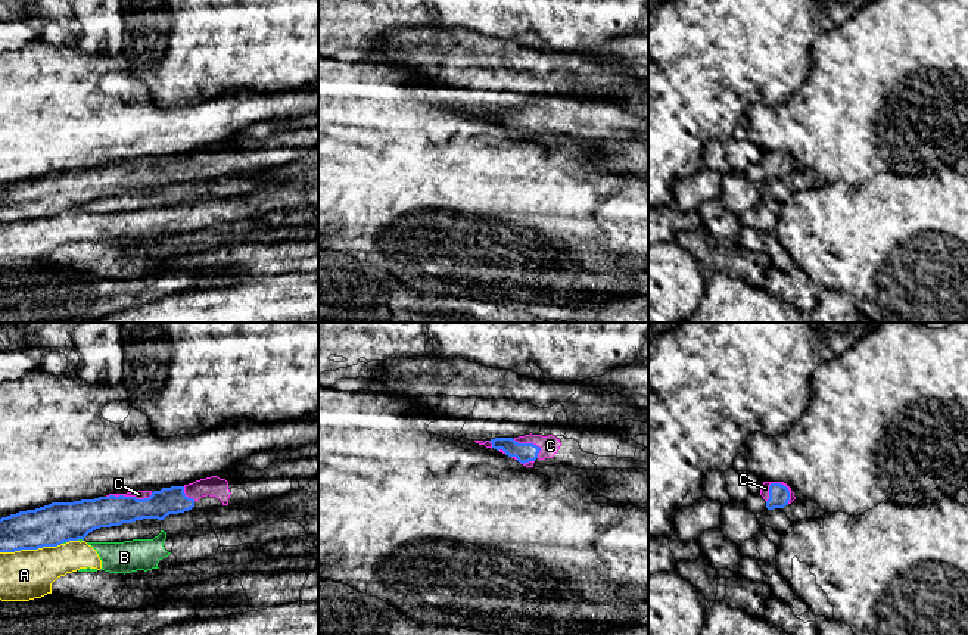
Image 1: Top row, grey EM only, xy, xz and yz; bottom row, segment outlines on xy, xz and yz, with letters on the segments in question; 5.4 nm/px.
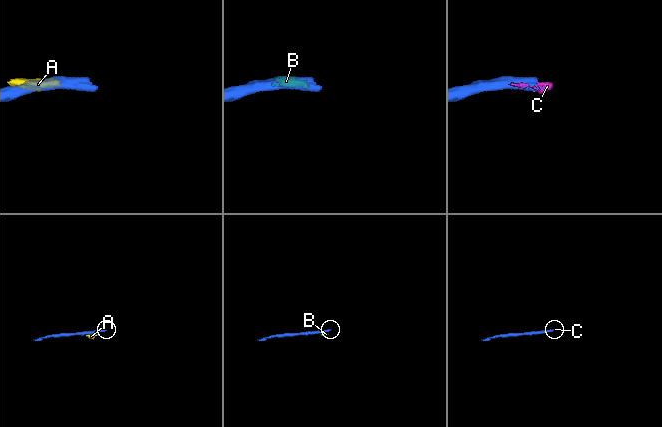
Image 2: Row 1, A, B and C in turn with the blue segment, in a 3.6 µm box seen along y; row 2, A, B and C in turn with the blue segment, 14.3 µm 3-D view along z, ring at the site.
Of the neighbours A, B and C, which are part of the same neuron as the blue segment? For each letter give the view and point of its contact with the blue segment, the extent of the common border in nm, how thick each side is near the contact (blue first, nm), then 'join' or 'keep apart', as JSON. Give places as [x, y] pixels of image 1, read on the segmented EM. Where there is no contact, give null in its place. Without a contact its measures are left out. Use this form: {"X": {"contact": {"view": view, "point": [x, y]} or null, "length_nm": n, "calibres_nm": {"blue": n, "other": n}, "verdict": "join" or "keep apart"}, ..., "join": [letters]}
{"A": {"contact": {"view": "xy", "point": [31, 548]}, "length_nm": 340, "calibres_nm": {"blue": 220, "other": 280}, "verdict": "keep apart"}, "B": {"contact": {"view": "xy", "point": [80, 538]}, "length_nm": 40, "calibres_nm": {"blue": 220, "other": 20}, "verdict": "keep apart"}, "C": {"contact": {"view": "yz", "point": [771, 483]}, "length_nm": 160, "calibres_nm": {"blue": 110, "other": 50}, "verdict": "join"}, "join": ["C"]}

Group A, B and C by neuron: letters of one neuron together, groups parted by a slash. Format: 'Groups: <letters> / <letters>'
Groups: A B / C

